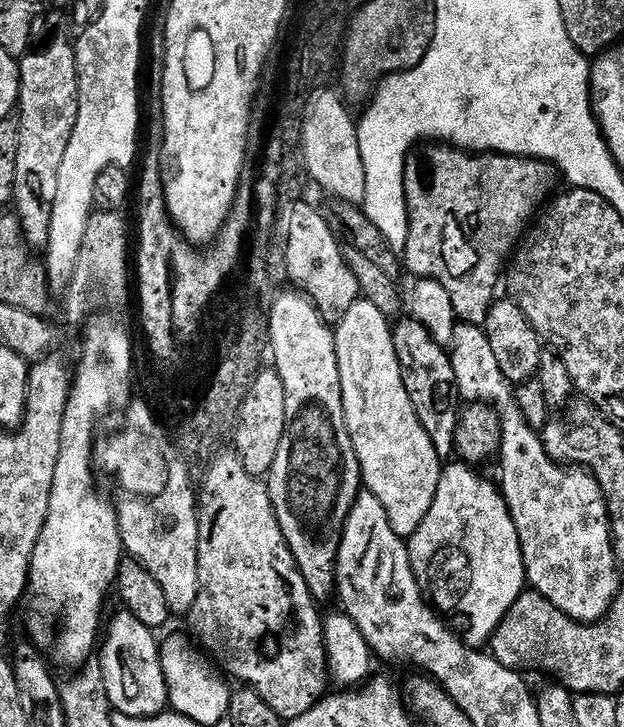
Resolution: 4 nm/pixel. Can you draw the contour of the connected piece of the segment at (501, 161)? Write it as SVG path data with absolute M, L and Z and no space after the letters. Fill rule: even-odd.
M451 146L425 148L428 149L421 154L420 160L416 154L409 155L404 166L408 241L402 253L403 267L407 271L409 268L413 277L424 277L441 283L450 294L457 321L487 325L488 315L498 296L496 287L499 284L501 287L510 257L515 253L538 209L557 191L558 169L547 160L535 160L529 156L477 154Z

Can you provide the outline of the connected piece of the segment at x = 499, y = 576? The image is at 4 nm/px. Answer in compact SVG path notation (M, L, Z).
M455 462L455 463L456 464L445 463L443 467L441 467L440 477L438 478L438 490L434 494L434 502L430 506L430 514L426 514L426 518L422 520L422 526L418 526L418 530L416 531L416 533L414 533L413 536L407 537L406 543L408 545L408 553L410 554L410 562L412 563L412 569L414 570L414 578L418 578L418 582L420 583L420 588L424 592L425 597L430 598L431 603L435 605L435 607L439 609L441 613L449 614L448 612L453 612L454 615L460 616L457 618L457 620L454 620L454 624L455 627L459 629L459 631L462 633L462 639L464 643L469 644L471 648L483 649L485 645L487 645L489 641L491 641L492 636L498 630L498 626L502 622L502 618L506 618L507 616L509 616L508 611L510 610L510 606L514 606L514 602L520 596L521 592L525 591L526 577L524 575L524 555L522 554L522 546L520 545L520 535L518 534L518 530L514 526L514 518L510 514L510 510L508 509L508 503L504 501L503 491L501 491L501 489L497 487L497 485L493 483L493 481L492 481L493 484L492 485L491 482L488 481L486 477L479 476L479 474L476 473L479 471L477 471L477 469L473 467L473 465L465 464L463 462Z

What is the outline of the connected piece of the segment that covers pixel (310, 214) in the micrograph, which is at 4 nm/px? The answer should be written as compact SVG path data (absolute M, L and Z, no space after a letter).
M297 202L288 219L288 278L293 285L299 286L316 301L324 319L338 322L361 299L358 278L354 278L354 270L344 257L341 237L337 229L312 204Z

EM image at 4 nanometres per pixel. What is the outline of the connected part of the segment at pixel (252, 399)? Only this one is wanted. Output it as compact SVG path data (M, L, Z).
M265 367L252 381L249 393L242 402L240 419L234 429L235 455L240 457L242 466L251 476L267 477L269 470L274 466L274 458L278 458L278 446L282 446L282 438L287 425L286 386L282 386L282 378L276 372L275 367Z

